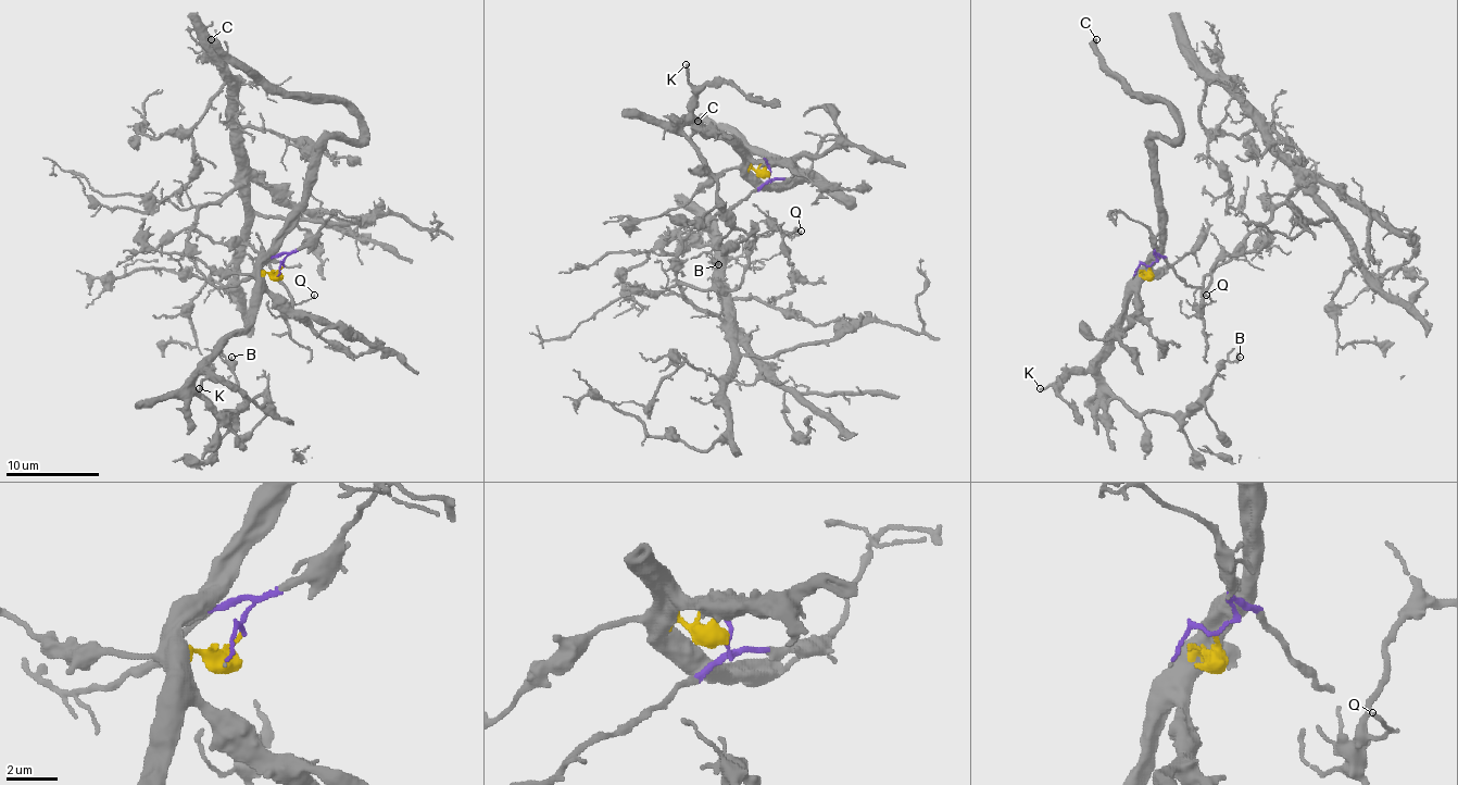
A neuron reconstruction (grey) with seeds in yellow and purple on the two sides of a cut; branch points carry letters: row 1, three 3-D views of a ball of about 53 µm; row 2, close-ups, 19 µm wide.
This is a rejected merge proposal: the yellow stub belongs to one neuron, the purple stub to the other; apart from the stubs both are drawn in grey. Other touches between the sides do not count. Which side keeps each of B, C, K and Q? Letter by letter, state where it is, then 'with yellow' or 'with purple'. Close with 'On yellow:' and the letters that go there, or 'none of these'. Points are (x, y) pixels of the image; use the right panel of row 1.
B: place (1240, 357); with yellow
C: place (1096, 39); with yellow
K: place (1040, 388); with yellow
Q: place (1206, 295); with purple
On yellow: B, C, K

